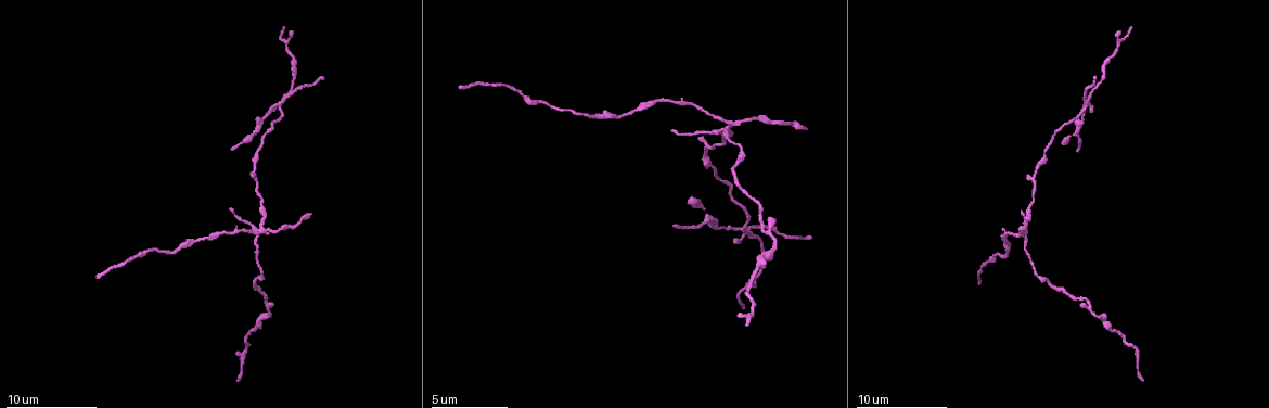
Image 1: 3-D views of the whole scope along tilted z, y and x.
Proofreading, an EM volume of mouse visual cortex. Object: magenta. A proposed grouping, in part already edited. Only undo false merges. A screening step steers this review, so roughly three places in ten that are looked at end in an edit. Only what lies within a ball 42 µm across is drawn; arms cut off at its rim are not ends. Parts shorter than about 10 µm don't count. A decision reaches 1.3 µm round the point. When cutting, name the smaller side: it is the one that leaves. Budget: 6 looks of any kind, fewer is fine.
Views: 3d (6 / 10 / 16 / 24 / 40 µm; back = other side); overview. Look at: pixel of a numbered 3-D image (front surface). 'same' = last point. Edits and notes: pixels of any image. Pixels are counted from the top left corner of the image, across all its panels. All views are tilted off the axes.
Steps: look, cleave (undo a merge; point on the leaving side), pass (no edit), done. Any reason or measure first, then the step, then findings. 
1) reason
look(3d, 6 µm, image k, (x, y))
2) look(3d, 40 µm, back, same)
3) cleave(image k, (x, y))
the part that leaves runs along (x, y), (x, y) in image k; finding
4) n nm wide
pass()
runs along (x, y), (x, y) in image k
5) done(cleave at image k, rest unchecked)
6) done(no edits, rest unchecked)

four or more arms meet
look(3d, 10 µm, image 1, (261, 232))

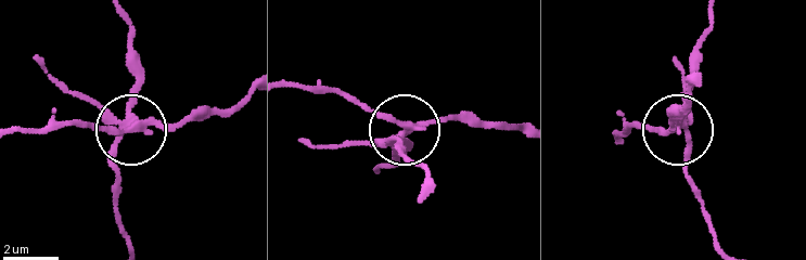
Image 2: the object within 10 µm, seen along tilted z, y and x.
280 nm wide
cleave(image 2, (99, 127))
the part that leaves runs along (130, 125), (80, 128), (54, 121), (13, 128) in image 2; two neurons meet here

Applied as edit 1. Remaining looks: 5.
arms run side by side
look(3d, 6 µm, image 1, (276, 102))

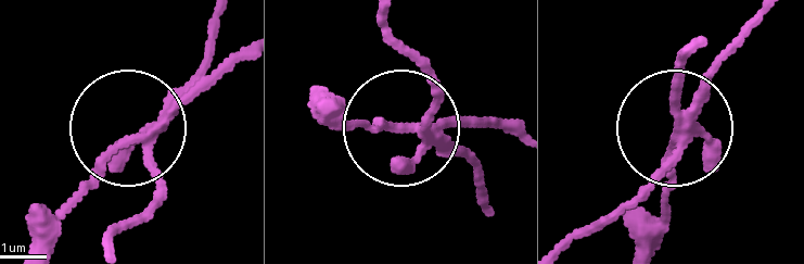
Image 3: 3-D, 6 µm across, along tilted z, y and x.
190 nm wide
cleave(image 3, (202, 83))
the part that leaves runs along (142, 133), (51, 237) in image 3; a second neuron is stuck on

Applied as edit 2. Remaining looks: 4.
redraw
look(overview)

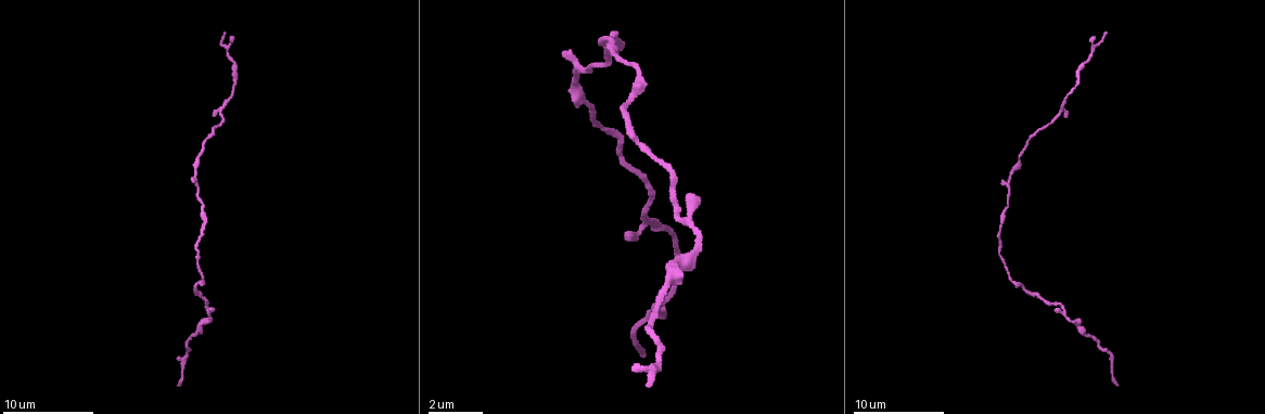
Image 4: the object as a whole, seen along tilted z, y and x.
thick turns thin
look(3d, 10 µm, image 4, (1008, 180))

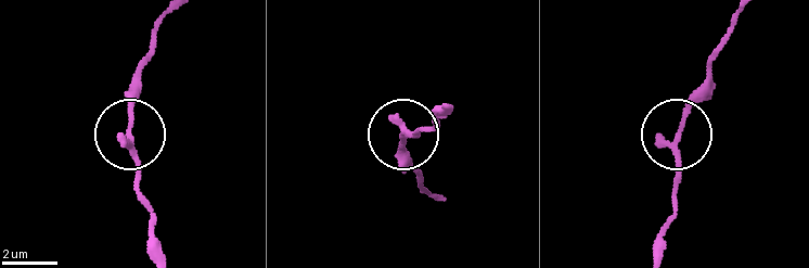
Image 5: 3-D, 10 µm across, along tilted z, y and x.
150 nm wide
pass()
runs along (660, 251), (678, 177), (678, 128), (710, 81) in image 5; one neuron here

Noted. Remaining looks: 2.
done(cleave at image 2, cleave at image 3, rest unchecked)

